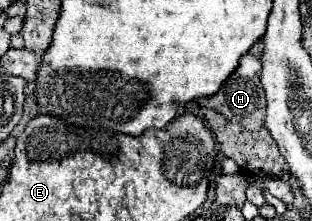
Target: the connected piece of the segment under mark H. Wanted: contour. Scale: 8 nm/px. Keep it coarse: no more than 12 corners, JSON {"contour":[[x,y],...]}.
{"contour":[[253,53],[199,105],[249,131],[263,127],[267,103]]}

